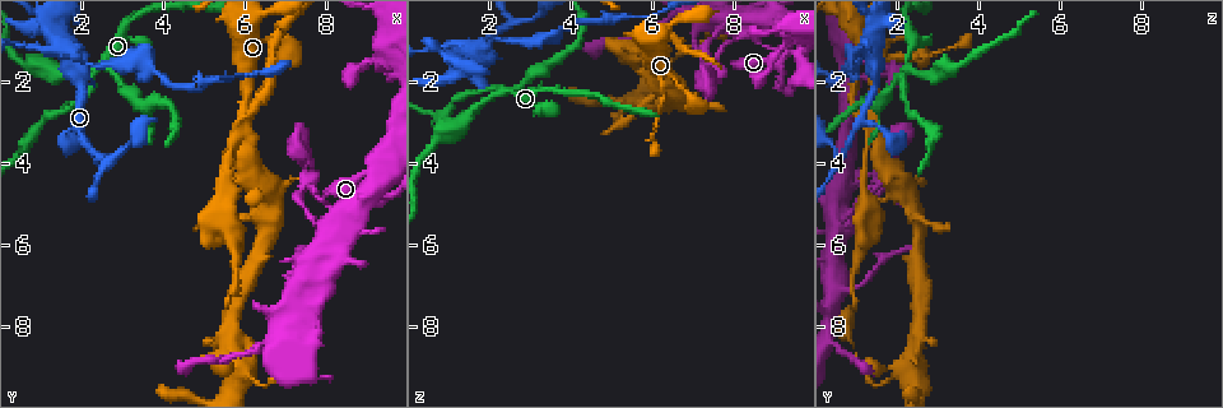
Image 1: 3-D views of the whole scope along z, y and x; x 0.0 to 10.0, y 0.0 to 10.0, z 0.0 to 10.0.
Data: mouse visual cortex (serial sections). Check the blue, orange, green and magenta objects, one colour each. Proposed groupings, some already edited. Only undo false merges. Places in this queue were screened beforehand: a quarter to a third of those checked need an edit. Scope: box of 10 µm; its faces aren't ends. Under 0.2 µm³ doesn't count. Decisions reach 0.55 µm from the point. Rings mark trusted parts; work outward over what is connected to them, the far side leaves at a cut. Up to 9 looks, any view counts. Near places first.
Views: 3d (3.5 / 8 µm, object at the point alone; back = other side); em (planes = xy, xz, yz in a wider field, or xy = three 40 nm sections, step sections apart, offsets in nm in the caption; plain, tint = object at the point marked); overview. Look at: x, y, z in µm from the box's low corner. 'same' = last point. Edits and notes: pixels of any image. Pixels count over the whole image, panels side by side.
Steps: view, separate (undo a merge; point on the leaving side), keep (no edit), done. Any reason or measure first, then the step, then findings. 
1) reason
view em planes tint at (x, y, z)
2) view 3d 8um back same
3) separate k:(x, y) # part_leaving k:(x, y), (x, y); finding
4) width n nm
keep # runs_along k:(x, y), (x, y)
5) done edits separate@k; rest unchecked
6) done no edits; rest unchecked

four arms meet
view 3d 3.5um at (6.05, 3.30, 1.50)

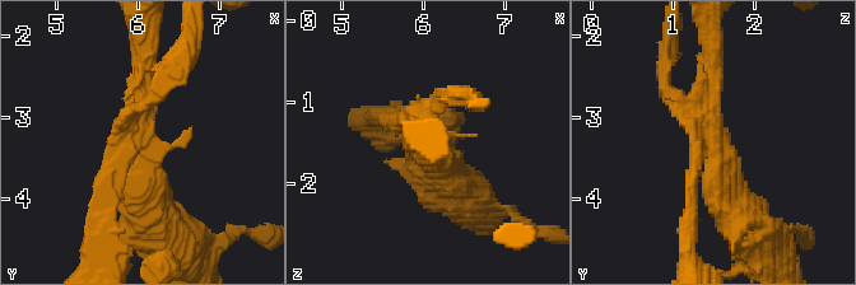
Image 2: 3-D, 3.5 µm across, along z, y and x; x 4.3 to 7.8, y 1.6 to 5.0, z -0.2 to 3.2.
view em planes tint at (6.00, 3.25, 1.50)

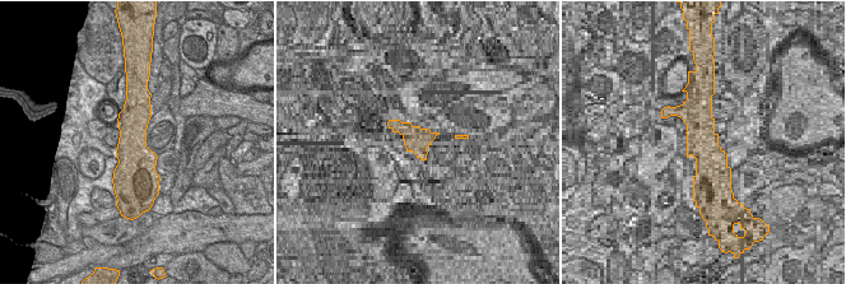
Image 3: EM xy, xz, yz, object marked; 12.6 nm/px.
separate 2:(171, 83) # part_leaving 2:(129, 141), (112, 160), (97, 262); a second cell is stuck on

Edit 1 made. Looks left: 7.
redraw
view overview

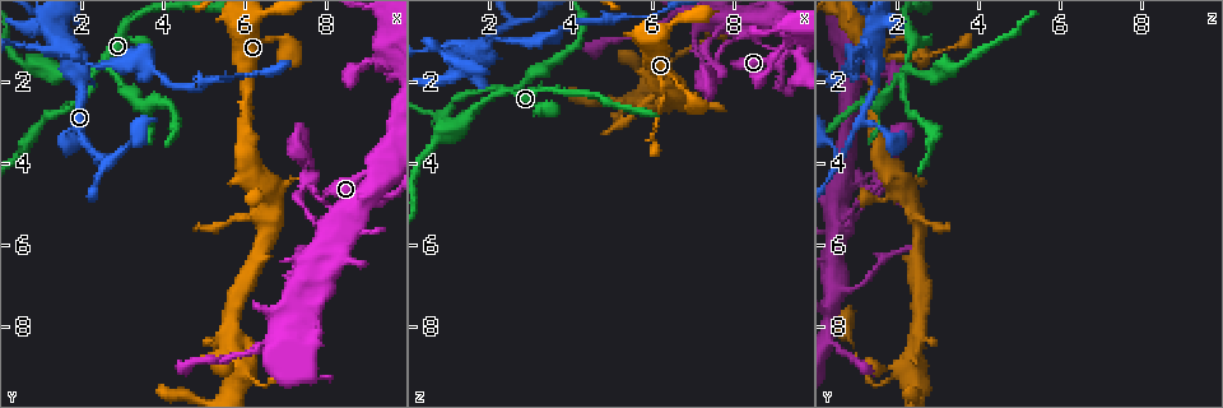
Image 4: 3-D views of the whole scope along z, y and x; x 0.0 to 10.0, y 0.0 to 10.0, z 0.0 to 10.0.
small branch off a trunk
view 3d 3.5um back at (1.80, 1.45, 1.40)

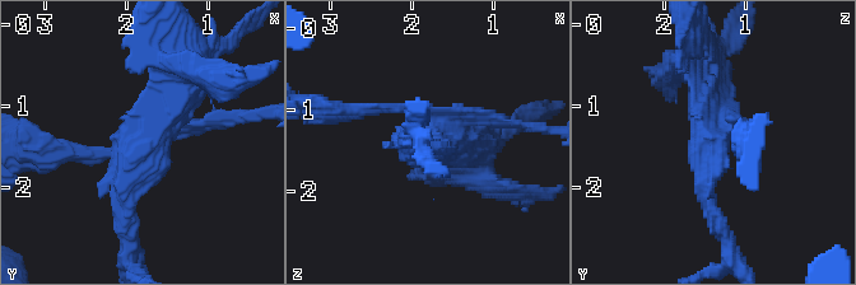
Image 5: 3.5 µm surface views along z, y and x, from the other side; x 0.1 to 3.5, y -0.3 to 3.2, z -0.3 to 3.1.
arms 4; arm_widths 100, 200, 200, 400 nm; need the tissue
view em xy step 5 tint at (1.75, 1.35, 1.40)

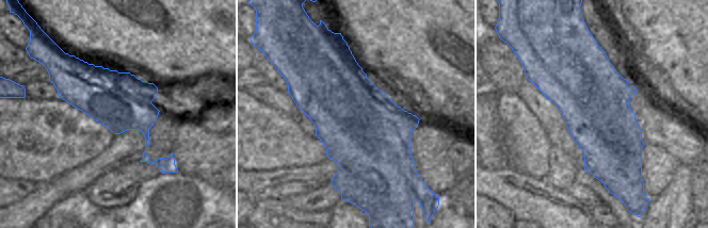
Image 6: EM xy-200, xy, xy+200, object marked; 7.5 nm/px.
separate 5:(103, 155) # a second cell is stuck on

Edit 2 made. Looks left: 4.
redraw
view overview

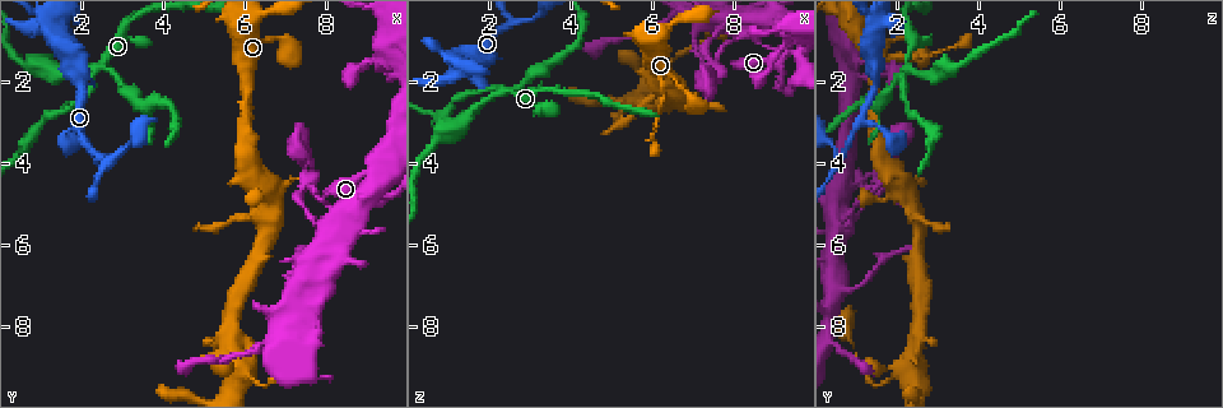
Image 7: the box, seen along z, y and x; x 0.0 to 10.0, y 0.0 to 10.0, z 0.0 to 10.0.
arms part here
view 3d 3.5um at (2.50, 3.90, 0.70)

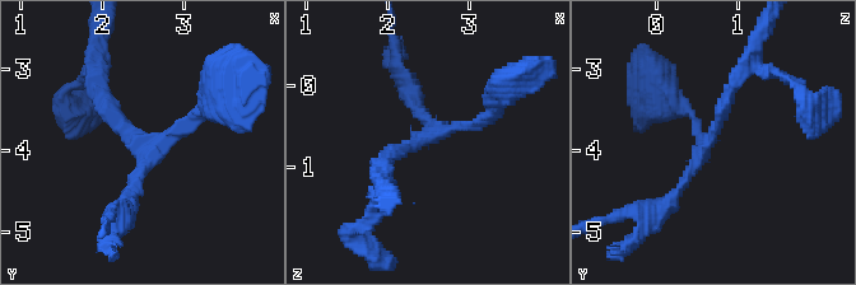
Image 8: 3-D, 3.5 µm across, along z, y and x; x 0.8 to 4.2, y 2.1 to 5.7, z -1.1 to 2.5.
view em xy step 5 tint at (2.50, 3.95, 0.65)

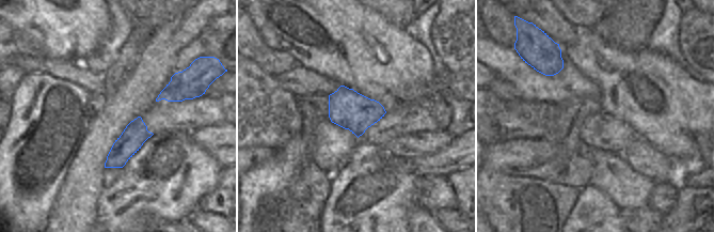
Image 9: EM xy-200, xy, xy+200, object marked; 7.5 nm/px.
view em xy step 2 tint same

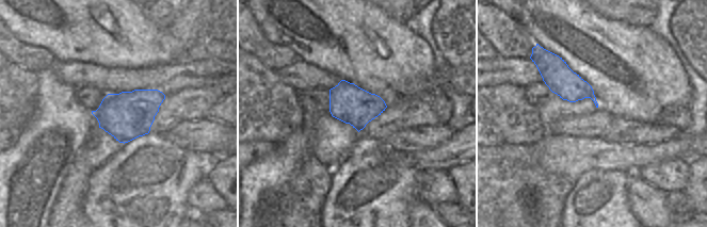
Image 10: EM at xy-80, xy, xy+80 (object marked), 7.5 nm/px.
arm_widths 150, 150, 200 nm
keep # runs_along 8:(382, 164), (496, 106); one cell here

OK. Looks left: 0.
done edits separate@2, separate@5; rest unchecked

